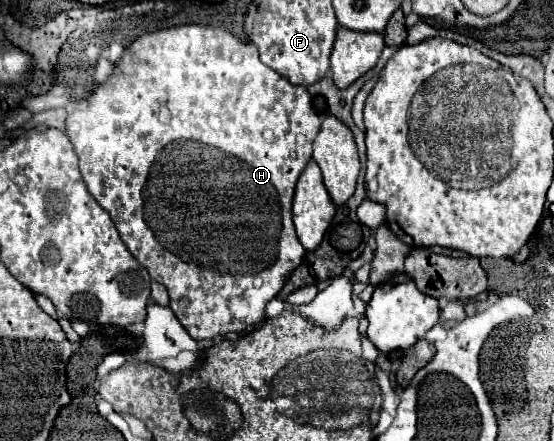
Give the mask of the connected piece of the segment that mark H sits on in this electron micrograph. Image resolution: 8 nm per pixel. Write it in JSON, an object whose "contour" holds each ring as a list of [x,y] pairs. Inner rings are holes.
{"contour":[[[180,25],[148,33],[130,43],[122,59],[114,65],[110,79],[98,85],[98,89],[88,97],[88,105],[80,109],[79,115],[67,117],[66,131],[78,155],[80,173],[88,191],[110,213],[128,251],[138,259],[140,265],[148,269],[154,281],[168,289],[170,309],[190,337],[214,339],[226,333],[244,331],[248,325],[262,319],[266,303],[278,295],[290,271],[296,269],[304,257],[304,247],[300,245],[292,223],[292,197],[294,185],[312,157],[312,143],[323,121],[323,116],[314,110],[306,87],[292,87],[286,77],[266,67],[258,59],[258,47],[254,43],[242,43],[232,33],[224,33],[222,27]],[[182,297],[190,301],[188,307],[180,307],[178,301]]]}

